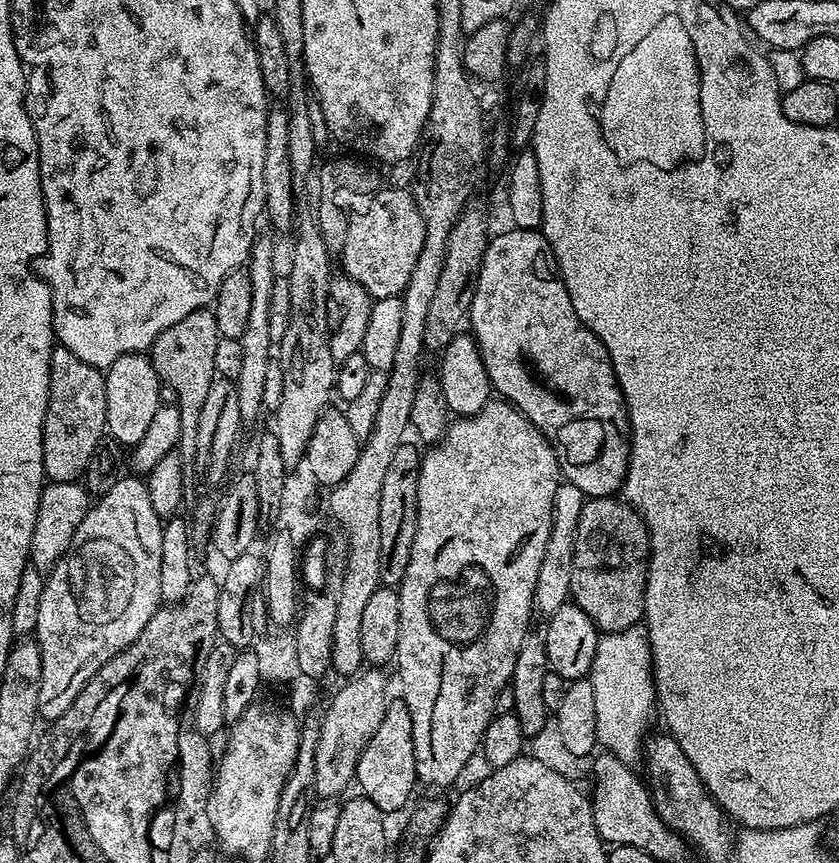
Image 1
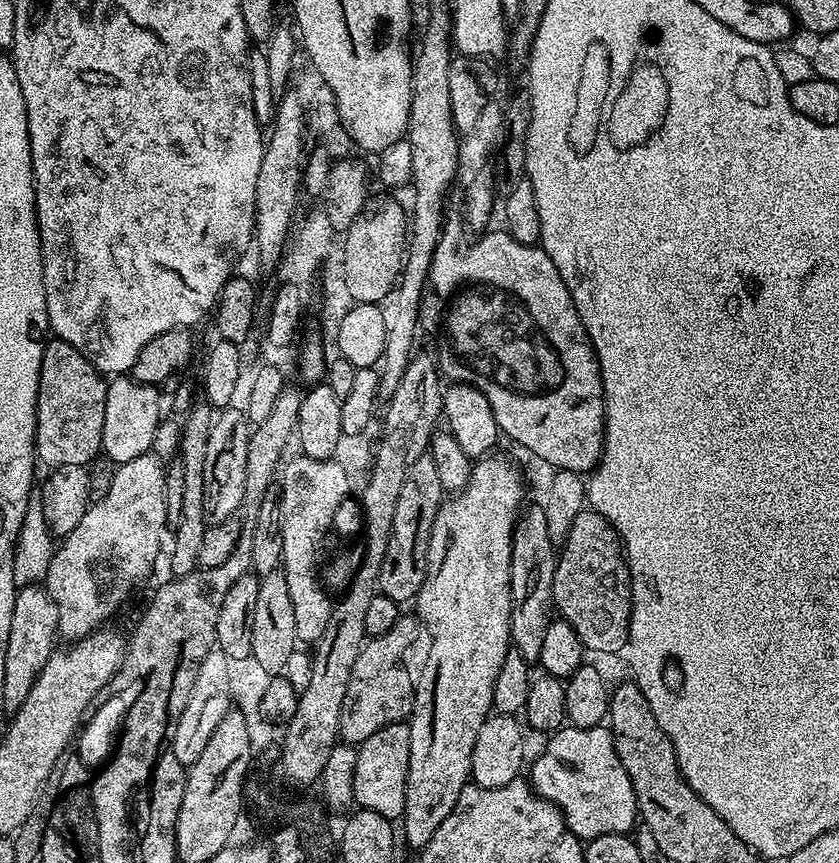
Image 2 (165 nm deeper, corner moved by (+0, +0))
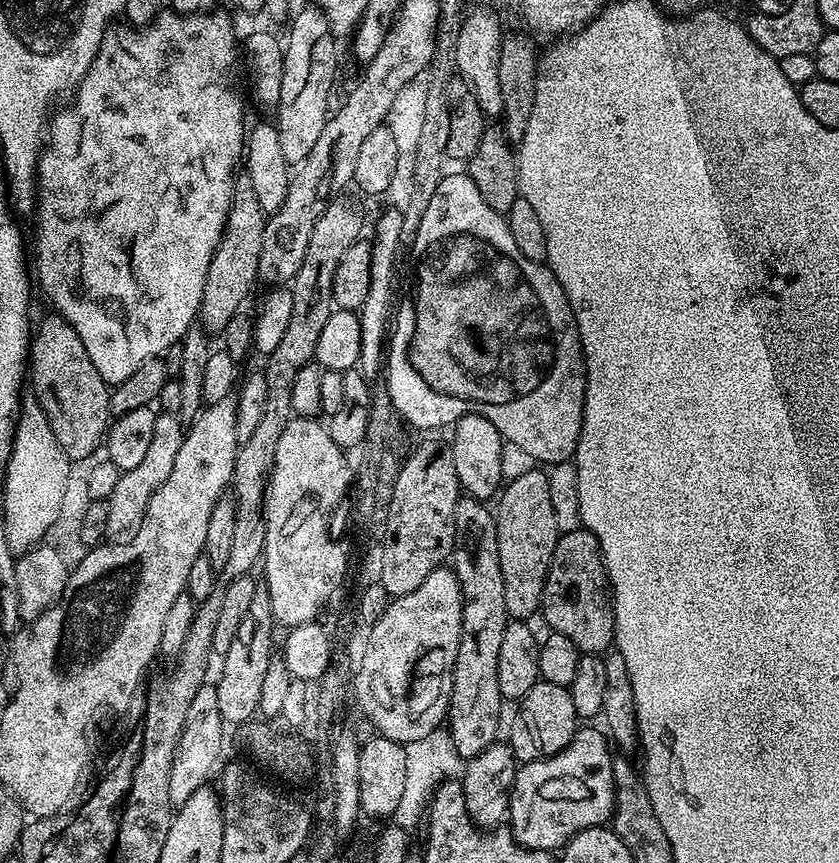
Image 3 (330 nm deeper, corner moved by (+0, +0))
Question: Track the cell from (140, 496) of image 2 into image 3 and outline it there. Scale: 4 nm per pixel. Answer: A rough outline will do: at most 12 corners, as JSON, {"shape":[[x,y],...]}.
{"shape":[[175,411],[157,415],[142,463],[121,472],[109,533],[139,528],[166,482],[186,431]]}

